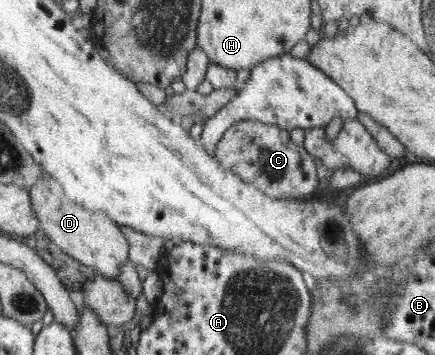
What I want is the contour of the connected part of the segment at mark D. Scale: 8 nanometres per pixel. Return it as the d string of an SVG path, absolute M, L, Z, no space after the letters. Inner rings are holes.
M45 170L39 181L29 190L42 231L55 245L82 264L95 268L99 276L108 280L118 280L122 265L130 261L130 242L122 231L122 226L103 210L89 209L69 198L63 190L63 185Z

